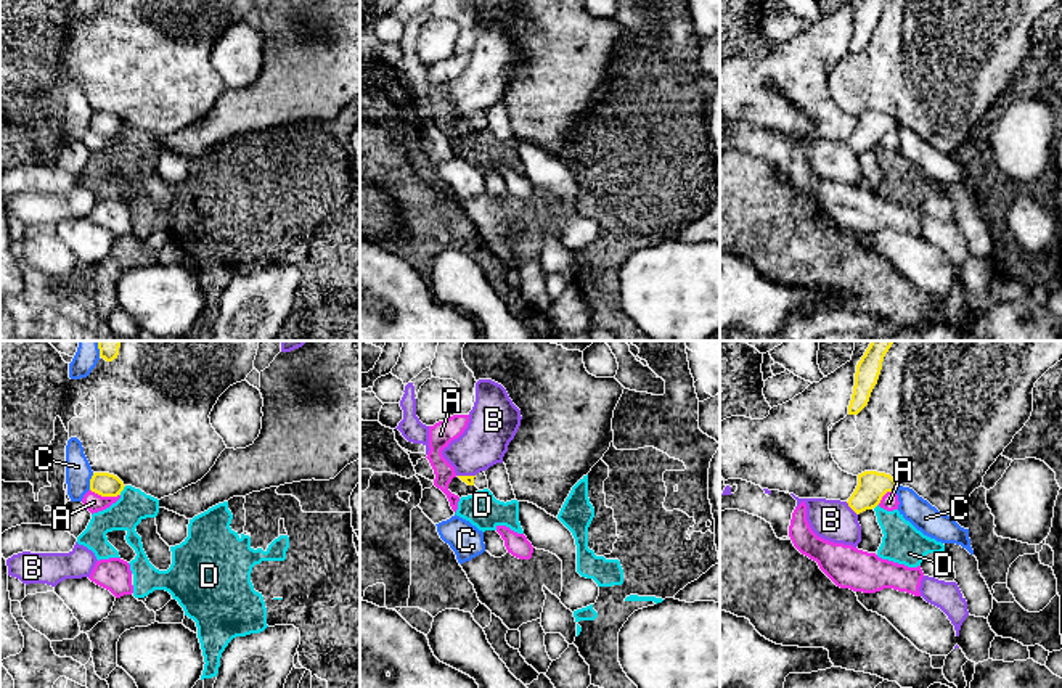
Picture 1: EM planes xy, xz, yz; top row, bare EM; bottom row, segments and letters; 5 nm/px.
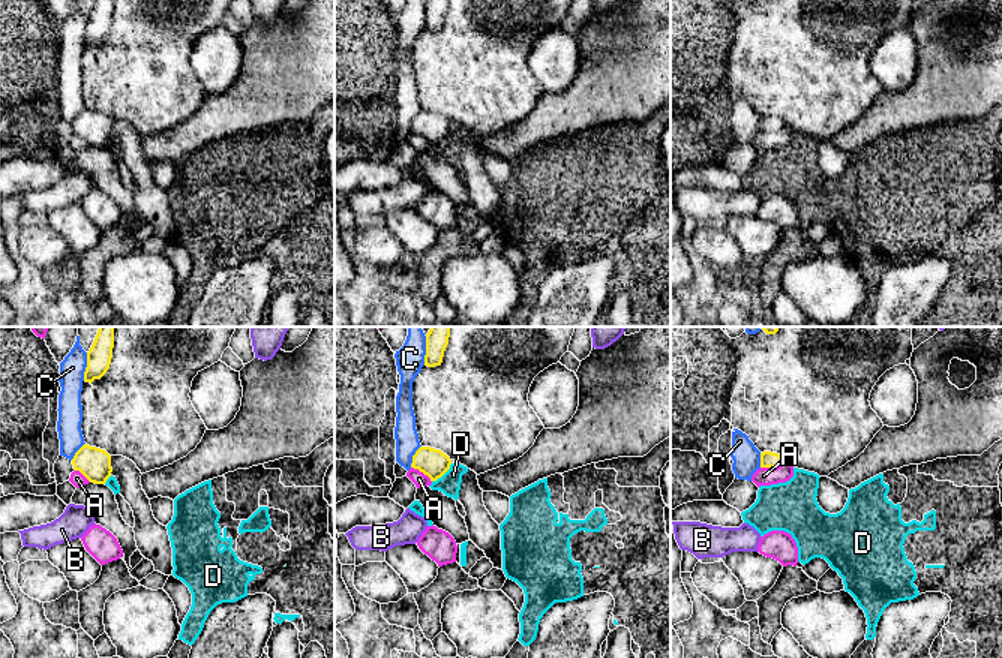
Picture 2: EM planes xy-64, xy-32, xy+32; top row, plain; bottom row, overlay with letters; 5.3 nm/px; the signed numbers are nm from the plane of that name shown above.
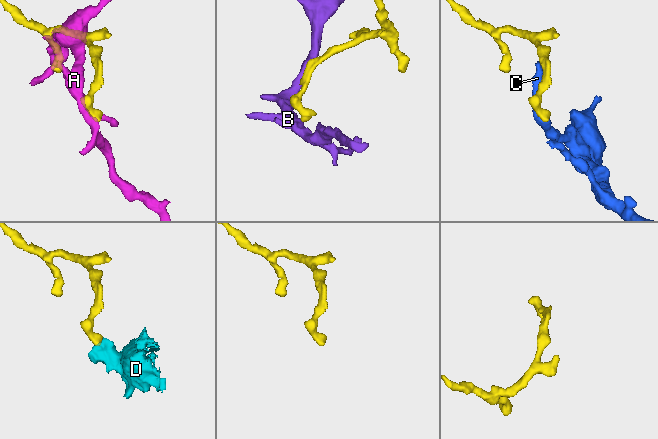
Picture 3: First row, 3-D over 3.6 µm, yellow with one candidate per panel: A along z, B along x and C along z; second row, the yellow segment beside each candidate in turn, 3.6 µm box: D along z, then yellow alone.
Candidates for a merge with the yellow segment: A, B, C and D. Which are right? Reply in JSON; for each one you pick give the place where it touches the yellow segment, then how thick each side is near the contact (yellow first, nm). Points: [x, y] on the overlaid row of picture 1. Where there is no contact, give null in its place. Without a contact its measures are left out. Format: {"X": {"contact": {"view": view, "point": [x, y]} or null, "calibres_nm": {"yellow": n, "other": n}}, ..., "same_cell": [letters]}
{"same_cell": []}

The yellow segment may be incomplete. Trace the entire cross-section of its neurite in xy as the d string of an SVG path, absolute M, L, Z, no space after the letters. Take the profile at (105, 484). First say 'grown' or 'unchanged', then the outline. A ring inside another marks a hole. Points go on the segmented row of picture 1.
unchanged | M93 473L90 479L90 490L101 497L117 497L124 487L124 482L109 473Z

